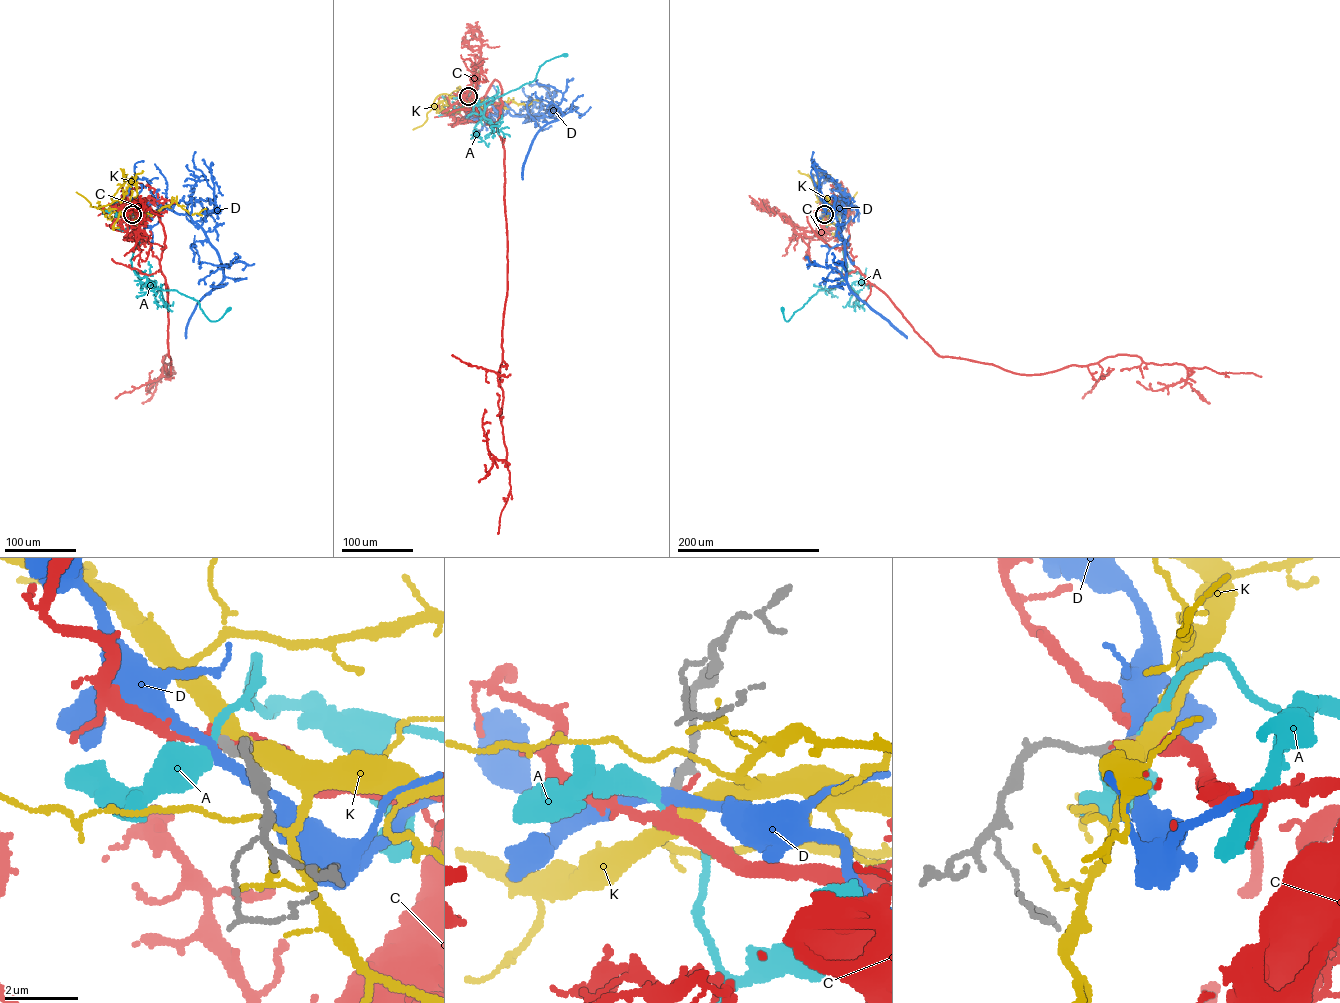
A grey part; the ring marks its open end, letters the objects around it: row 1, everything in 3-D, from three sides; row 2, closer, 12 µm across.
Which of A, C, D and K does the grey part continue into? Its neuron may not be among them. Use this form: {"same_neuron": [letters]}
{"same_neuron": []}

